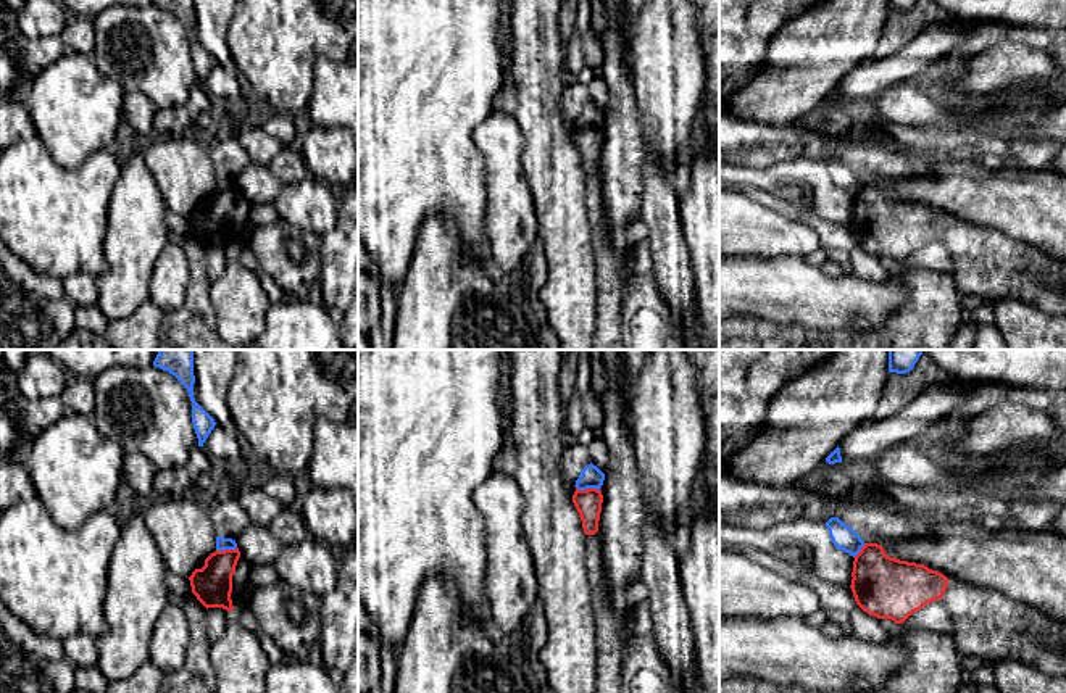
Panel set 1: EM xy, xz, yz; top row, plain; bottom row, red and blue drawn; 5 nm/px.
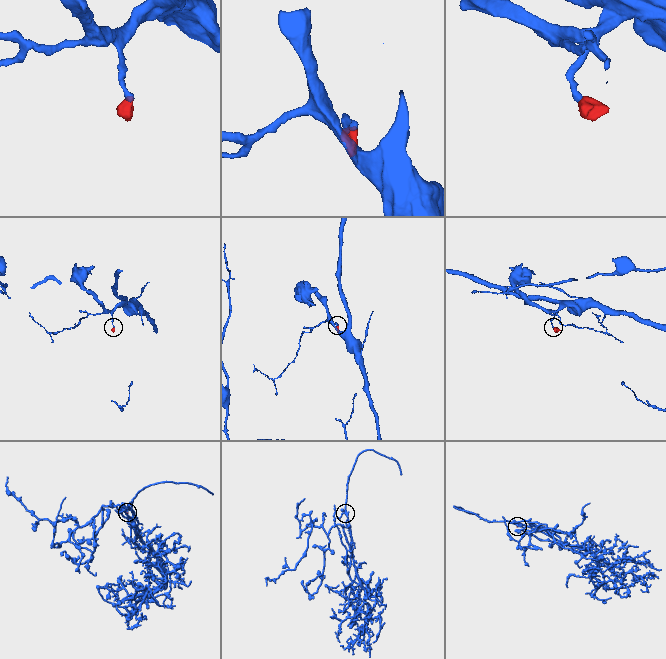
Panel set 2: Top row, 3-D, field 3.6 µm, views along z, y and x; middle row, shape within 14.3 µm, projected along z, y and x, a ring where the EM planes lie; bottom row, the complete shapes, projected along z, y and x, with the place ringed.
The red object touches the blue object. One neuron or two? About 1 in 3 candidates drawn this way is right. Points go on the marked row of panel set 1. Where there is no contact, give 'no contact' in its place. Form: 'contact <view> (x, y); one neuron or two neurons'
contact xz (587, 489); two neurons

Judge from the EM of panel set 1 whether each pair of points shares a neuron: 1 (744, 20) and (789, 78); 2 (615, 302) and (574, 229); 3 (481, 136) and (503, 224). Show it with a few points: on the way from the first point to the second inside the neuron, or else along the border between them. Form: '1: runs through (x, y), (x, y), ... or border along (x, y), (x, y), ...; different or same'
1: border along (773, 55), (745, 82); different
2: border along (592, 239), (597, 307); different
3: runs through (503, 158), (503, 202); same

